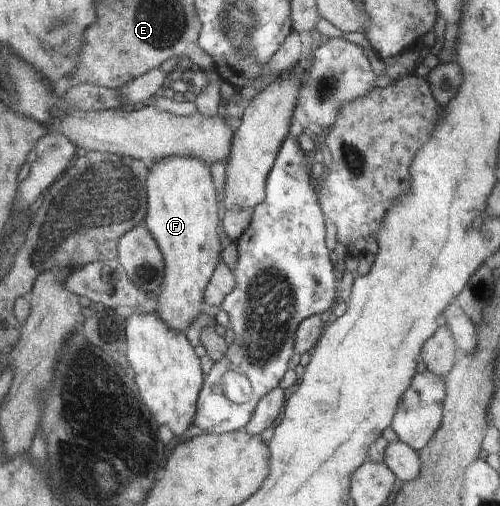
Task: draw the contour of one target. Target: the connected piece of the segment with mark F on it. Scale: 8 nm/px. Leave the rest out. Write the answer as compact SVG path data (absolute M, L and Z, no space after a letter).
M174 155L158 159L149 174L149 214L146 226L161 247L165 259L165 280L159 292L156 312L170 328L186 330L198 316L202 294L220 260L218 242L218 194L210 165L200 157Z

